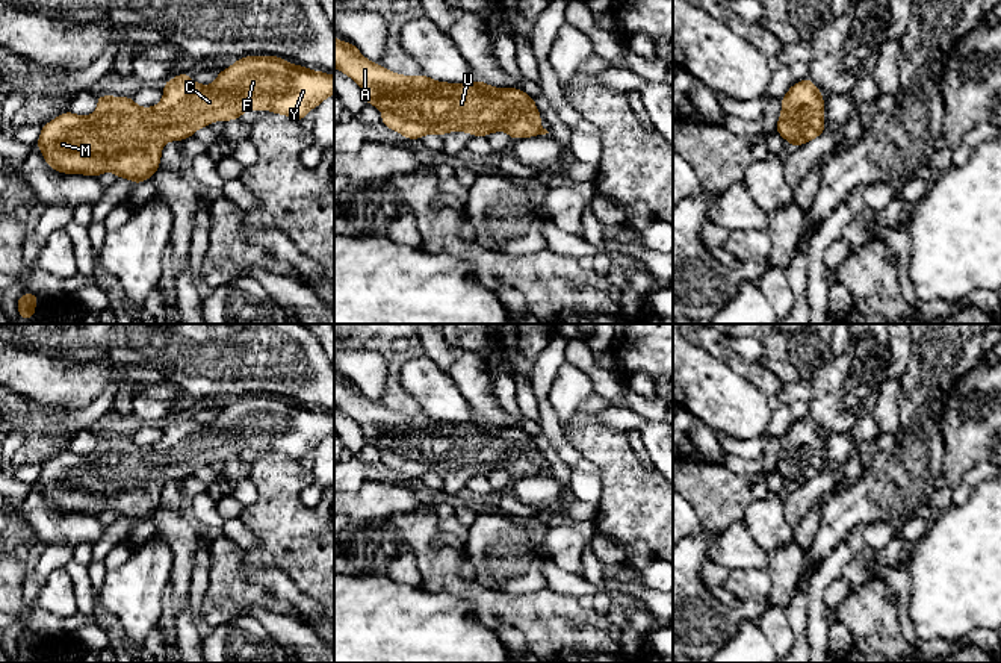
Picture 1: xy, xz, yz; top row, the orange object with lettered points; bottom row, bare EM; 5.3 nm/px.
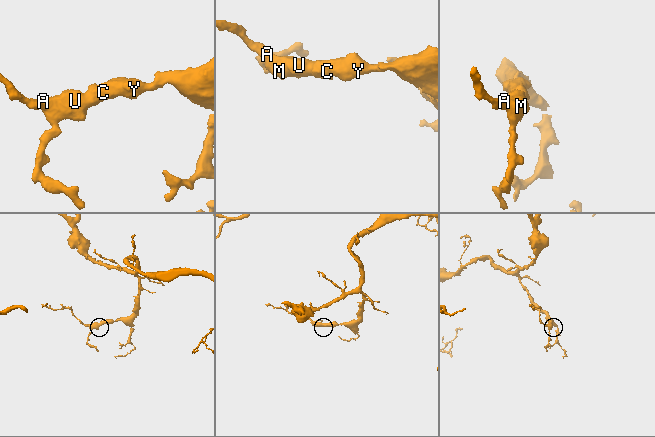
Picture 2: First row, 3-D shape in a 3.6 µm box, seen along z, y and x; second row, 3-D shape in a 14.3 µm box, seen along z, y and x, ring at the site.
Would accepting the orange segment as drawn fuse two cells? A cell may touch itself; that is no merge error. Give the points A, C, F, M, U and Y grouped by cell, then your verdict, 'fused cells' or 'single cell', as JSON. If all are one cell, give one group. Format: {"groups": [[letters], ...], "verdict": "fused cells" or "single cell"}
{"groups": [["A", "C", "F", "M", "U", "Y"]], "verdict": "single cell"}

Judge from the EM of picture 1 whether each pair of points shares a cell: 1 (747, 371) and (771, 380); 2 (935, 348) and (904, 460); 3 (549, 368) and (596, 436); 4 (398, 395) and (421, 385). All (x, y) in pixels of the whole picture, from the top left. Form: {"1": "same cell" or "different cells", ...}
{"1": "same cell", "2": "same cell", "3": "different cells", "4": "different cells"}

